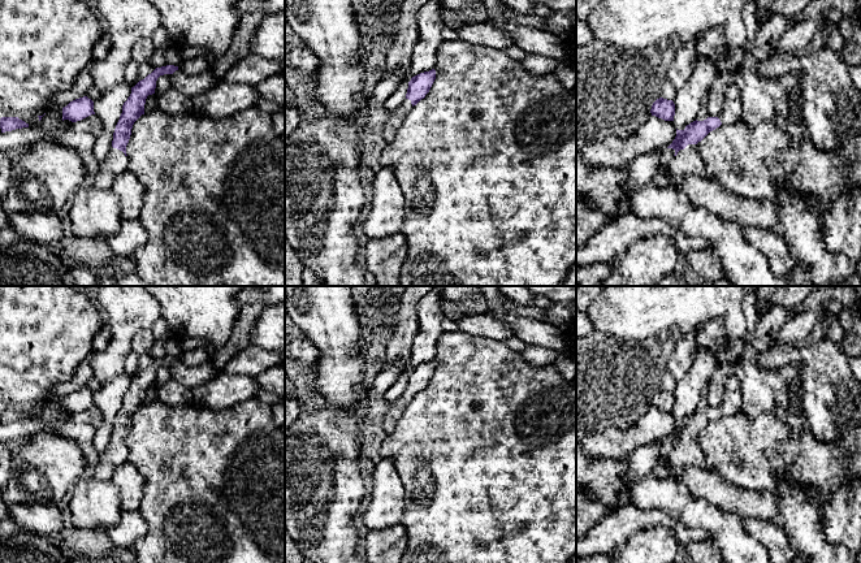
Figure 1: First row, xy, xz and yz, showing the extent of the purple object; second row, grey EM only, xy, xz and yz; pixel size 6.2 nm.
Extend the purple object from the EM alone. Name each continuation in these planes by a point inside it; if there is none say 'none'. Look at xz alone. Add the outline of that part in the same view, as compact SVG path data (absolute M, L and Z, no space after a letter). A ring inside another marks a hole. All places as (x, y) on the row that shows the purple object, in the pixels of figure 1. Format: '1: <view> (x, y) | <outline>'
1: xz (393, 124) | M404 99L404 101L391 112L390 118L385 122L382 137L386 143L394 140L398 129L401 127L402 122L412 109L411 100Z

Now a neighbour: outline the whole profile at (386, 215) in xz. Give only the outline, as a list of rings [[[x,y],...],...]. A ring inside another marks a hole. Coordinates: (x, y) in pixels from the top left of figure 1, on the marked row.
[[[382,166],[373,183],[371,211],[363,222],[369,239],[382,239],[401,231],[404,220],[403,194],[394,172]]]

